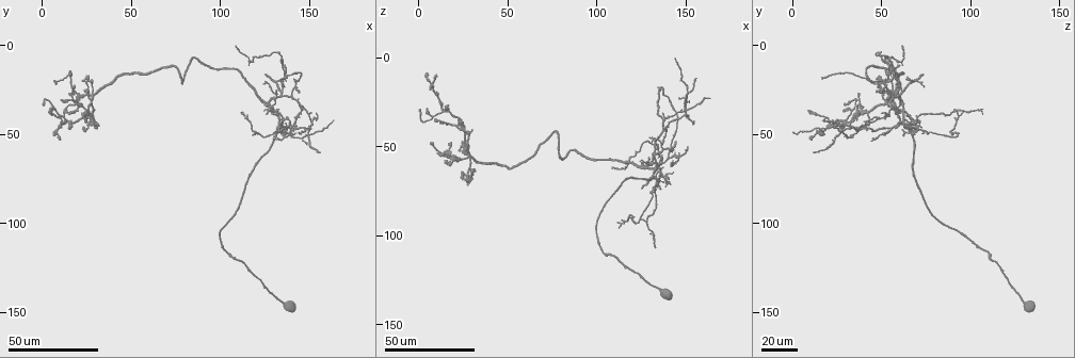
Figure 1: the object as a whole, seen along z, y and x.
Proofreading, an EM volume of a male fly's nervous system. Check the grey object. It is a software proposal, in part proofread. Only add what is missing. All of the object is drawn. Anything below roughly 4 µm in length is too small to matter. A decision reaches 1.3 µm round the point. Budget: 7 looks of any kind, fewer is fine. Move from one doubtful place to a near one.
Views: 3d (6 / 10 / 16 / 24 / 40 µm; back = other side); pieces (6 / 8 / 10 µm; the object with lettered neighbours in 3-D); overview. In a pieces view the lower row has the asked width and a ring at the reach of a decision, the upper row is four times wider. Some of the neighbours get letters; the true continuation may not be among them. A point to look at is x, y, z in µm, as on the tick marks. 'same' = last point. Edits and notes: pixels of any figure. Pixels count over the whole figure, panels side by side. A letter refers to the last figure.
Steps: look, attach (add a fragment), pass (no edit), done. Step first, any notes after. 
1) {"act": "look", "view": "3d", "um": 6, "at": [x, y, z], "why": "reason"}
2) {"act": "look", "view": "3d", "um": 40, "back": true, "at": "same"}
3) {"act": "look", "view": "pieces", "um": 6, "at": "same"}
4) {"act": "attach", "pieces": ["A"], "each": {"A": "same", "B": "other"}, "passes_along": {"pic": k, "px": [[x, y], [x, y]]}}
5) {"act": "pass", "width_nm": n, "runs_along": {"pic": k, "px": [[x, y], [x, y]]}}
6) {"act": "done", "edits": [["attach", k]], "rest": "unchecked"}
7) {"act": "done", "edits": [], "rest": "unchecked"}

{"act": "look", "view": "3d", "um": 40, "at": [5, 36, 9], "why": "long arm stops here"}

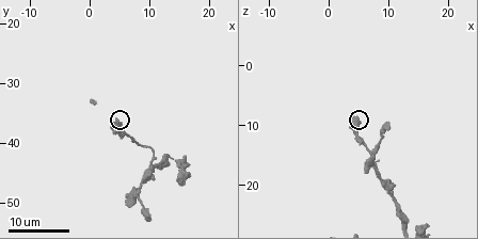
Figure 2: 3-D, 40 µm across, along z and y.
{"act": "look", "view": "pieces", "um": 10, "at": [4.0, 36.5, 8.5]}

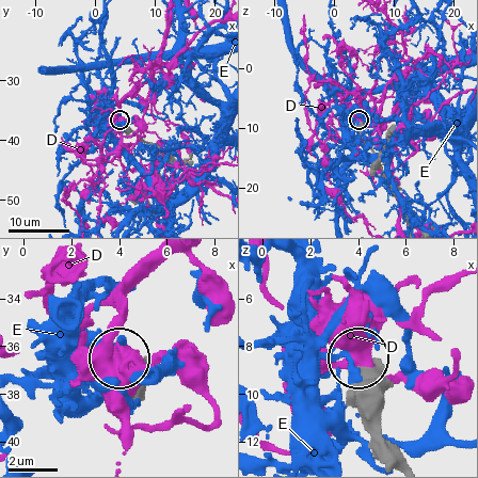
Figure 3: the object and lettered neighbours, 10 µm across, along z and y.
{"act": "pass", "each": {"D": "other", "E": "other"}, "runs_along": {"pic": 3, "px": [[400, 455], [378, 430], [376, 381], [360, 359]]}, "found": "none of them fits"}

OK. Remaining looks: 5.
{"act": "look", "view": "3d", "um": 40, "at": [30, 44, 41], "why": "branch stops here"}

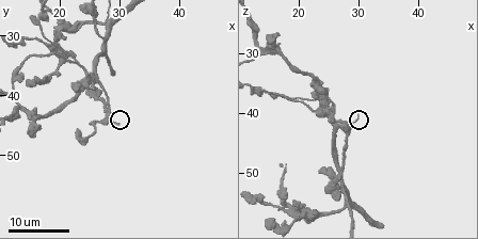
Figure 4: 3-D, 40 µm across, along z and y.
{"act": "look", "view": "pieces", "um": 10, "at": [30.0, 44.5, 40.5], "why": "what lies round it"}

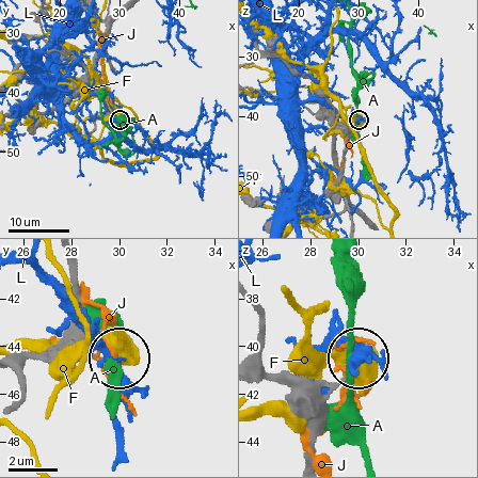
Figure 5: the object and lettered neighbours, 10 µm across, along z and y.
{"act": "pass", "width_nm": 180, "each": {"A": "other", "F": "other", "J": "other", "L": "other"}, "found": "no lettered fragment goes on from it"}

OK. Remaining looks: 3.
{"act": "look", "view": "3d", "um": 24, "at": [126, 16, 74], "why": "free end"}

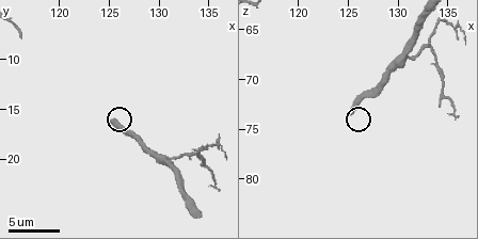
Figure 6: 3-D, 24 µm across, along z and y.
{"act": "look", "view": "pieces", "um": 8, "at": [125.4, 16.4, 73.6]}

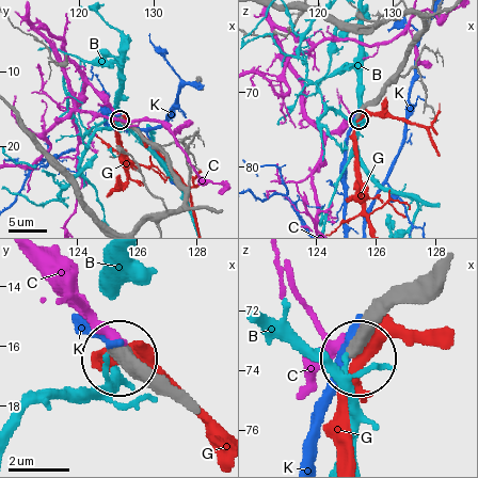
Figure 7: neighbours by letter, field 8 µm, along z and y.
{"act": "pass", "each": {"B": "other", "C": "other", "G": "other", "K": "other"}, "runs_along": {"pic": 7, "px": [[162, 394], [118, 360]]}, "found": "none of them fits"}

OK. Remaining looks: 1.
{"act": "done", "edits": [], "rest": "unchecked"}

